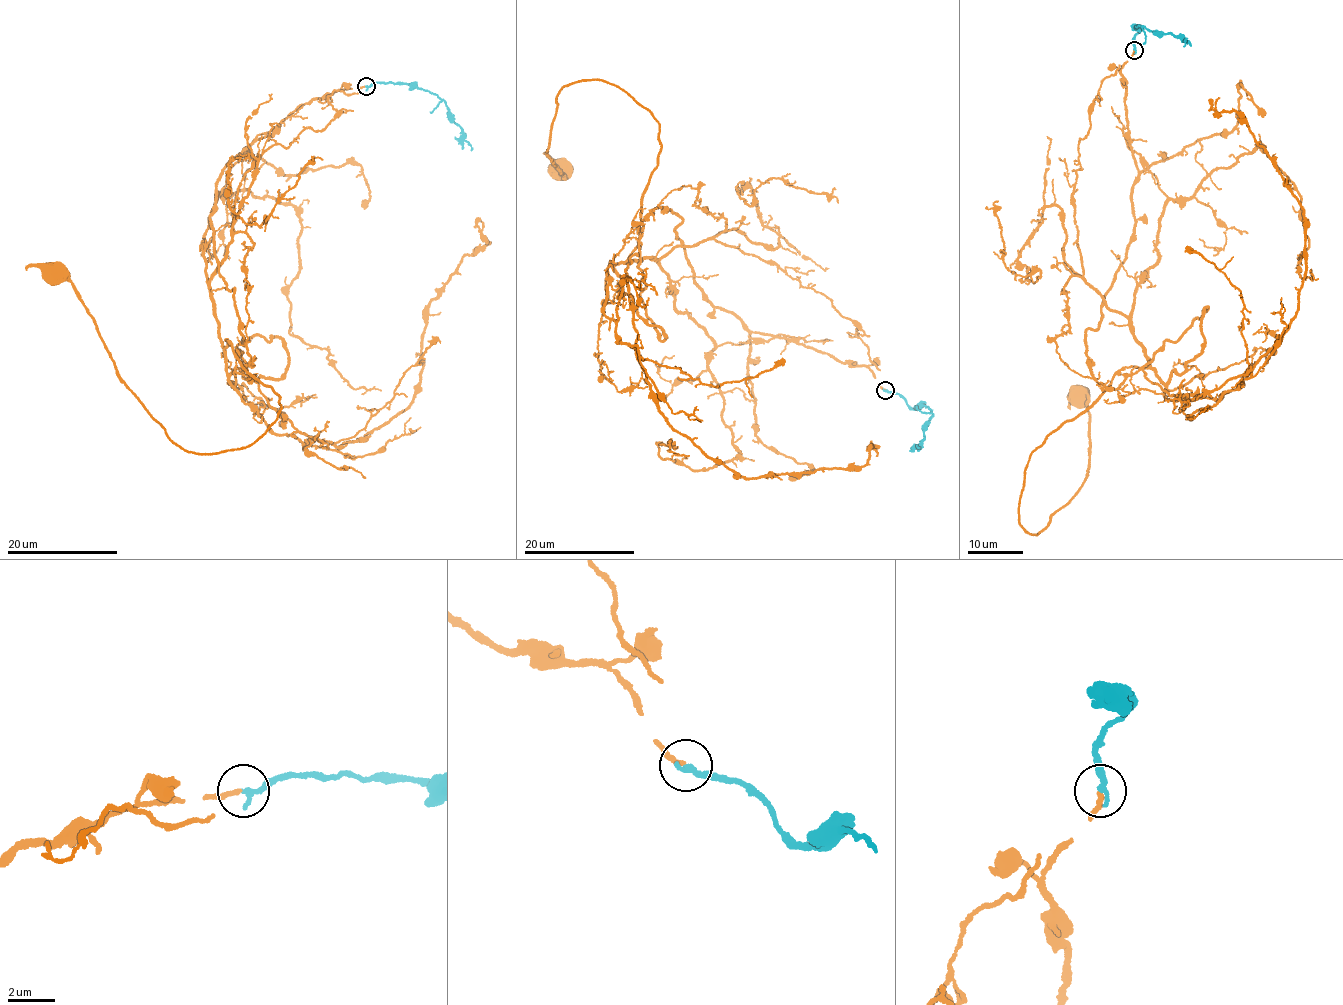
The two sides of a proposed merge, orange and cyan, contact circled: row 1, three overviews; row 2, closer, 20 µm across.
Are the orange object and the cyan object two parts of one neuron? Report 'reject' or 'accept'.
accept

